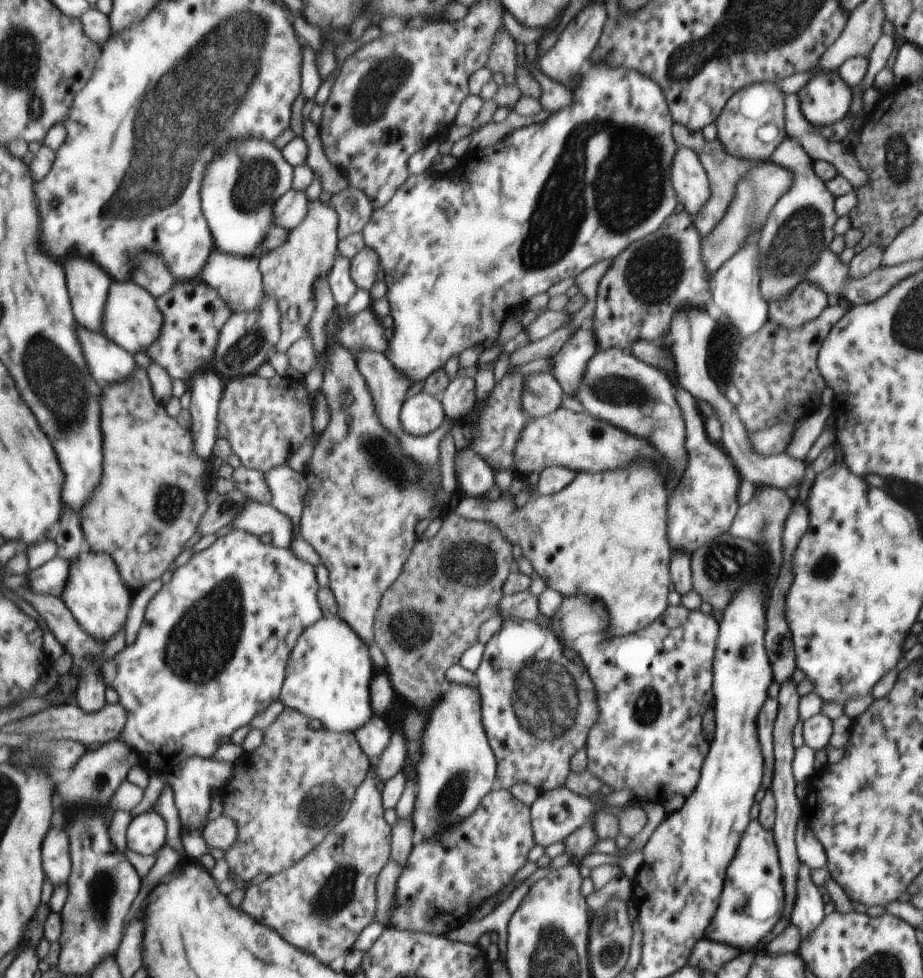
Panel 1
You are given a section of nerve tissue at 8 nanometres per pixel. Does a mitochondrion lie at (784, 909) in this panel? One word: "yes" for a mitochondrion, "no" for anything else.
no

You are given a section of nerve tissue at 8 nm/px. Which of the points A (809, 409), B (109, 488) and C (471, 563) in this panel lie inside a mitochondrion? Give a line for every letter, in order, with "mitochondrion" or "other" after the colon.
A: other
B: other
C: mitochondrion

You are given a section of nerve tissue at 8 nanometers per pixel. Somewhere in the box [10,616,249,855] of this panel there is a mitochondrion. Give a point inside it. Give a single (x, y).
(101, 782)

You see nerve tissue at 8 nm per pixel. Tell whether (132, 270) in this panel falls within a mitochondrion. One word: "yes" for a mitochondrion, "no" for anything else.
no

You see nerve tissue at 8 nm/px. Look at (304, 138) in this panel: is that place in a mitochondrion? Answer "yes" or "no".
no

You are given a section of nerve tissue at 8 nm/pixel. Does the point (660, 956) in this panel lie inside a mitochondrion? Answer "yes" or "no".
no

